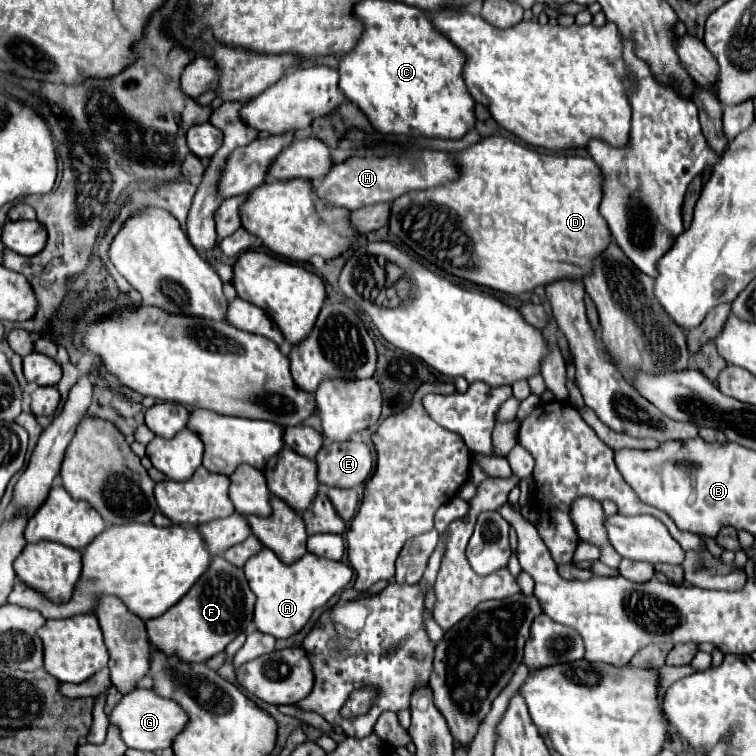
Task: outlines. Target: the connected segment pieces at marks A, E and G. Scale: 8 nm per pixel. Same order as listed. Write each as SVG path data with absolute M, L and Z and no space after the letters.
M263 548L253 560L249 560L249 564L245 564L245 576L257 596L255 626L275 638L289 638L307 624L315 608L323 606L333 594L349 584L353 570L345 562L317 558L309 552L293 564L283 564L269 548Z
M351 440L341 444L325 444L315 456L315 462L319 468L317 478L329 488L357 488L369 478L373 470L369 446Z
M135 690L121 698L121 702L111 712L109 722L119 726L121 738L127 744L127 748L161 750L161 748L169 748L175 736L183 732L187 724L187 716L185 716L185 710L175 700L157 696L157 692L151 692L151 690Z

